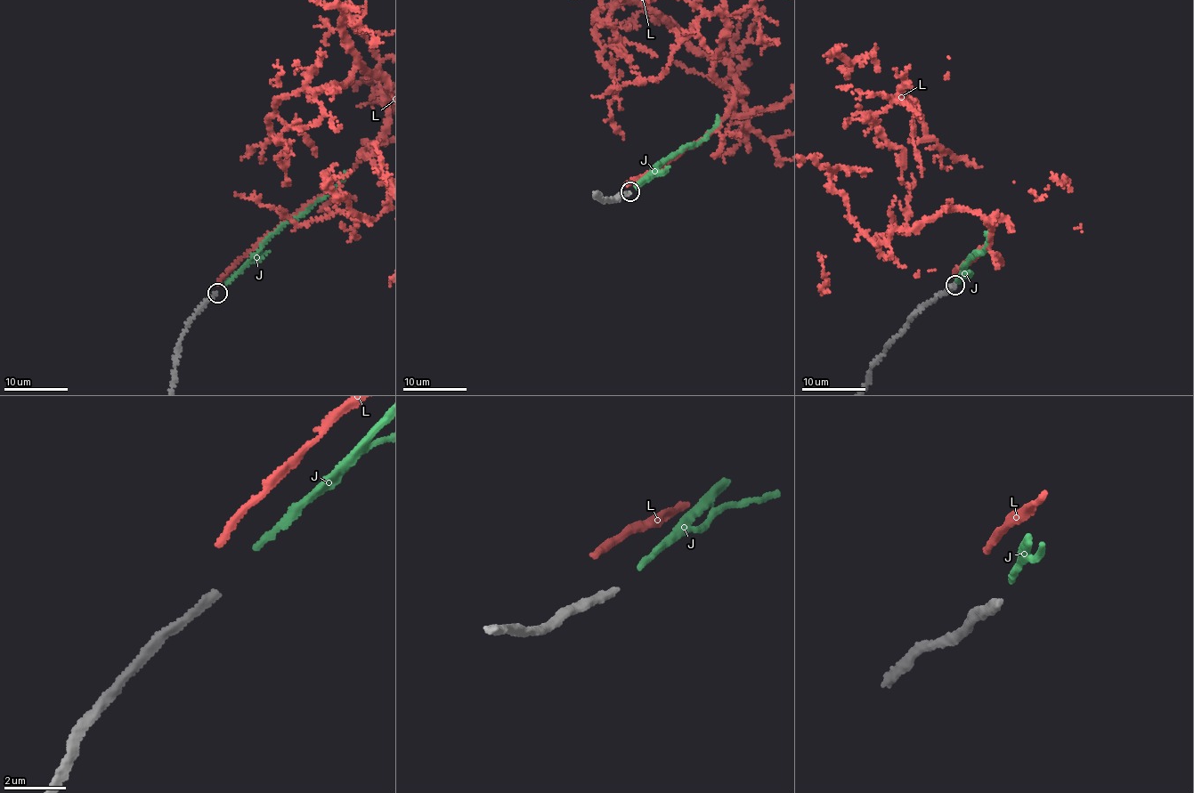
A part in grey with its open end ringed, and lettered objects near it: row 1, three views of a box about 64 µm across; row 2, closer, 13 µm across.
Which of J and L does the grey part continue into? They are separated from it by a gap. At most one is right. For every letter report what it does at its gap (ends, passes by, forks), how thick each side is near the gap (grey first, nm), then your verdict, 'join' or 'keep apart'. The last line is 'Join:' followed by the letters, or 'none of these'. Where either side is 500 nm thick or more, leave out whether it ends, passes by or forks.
J: it ends | 240/190 nm | join
L: it ends | 240/200 nm | keep apart
Join: J

